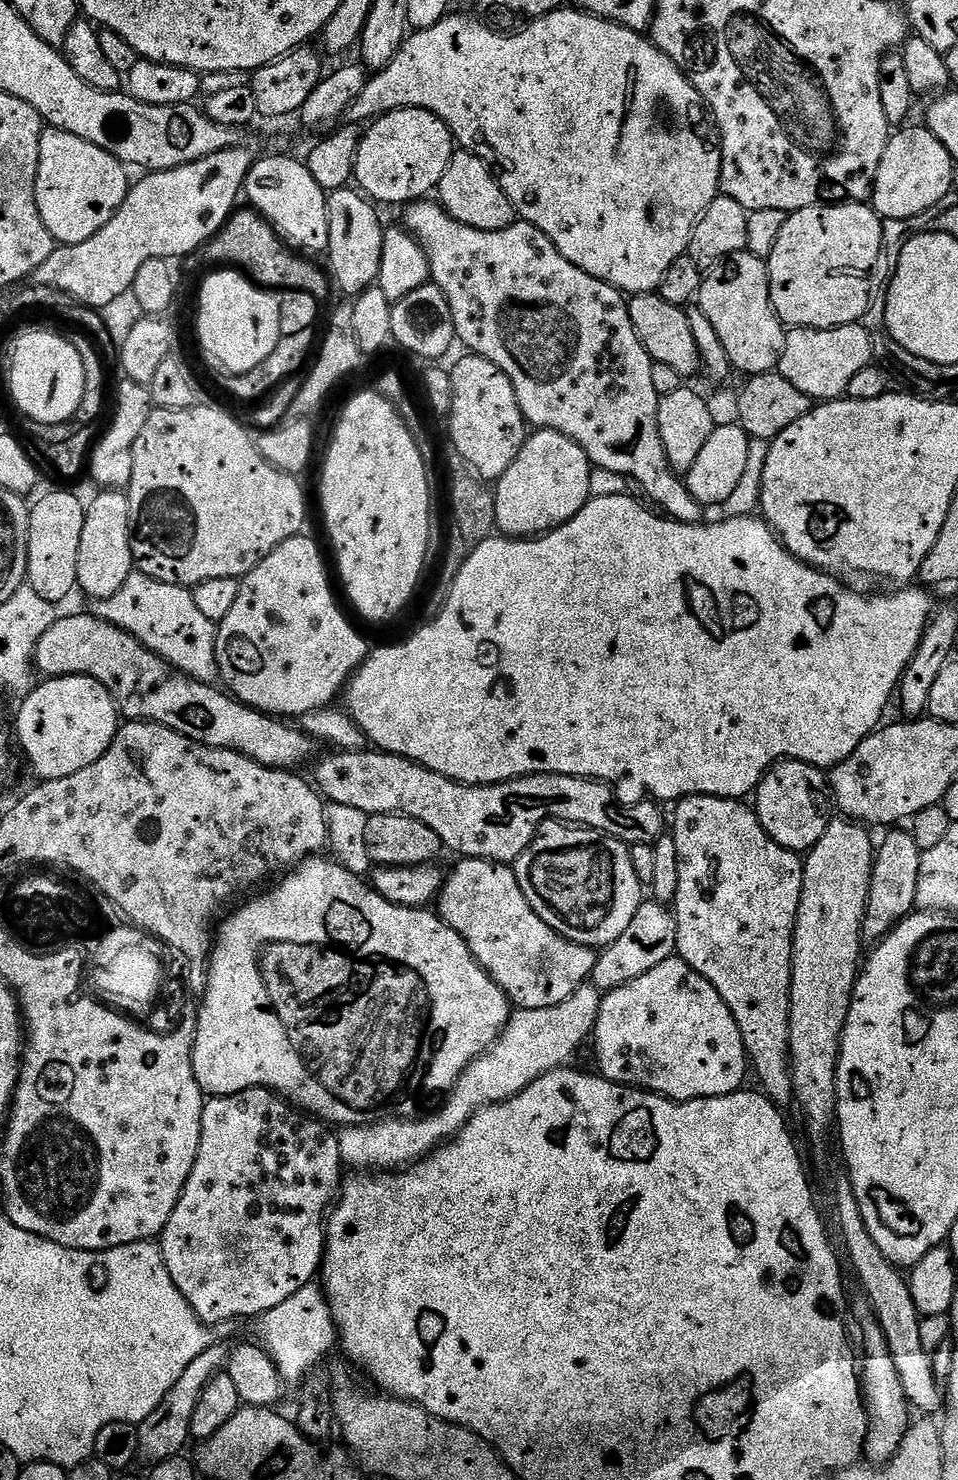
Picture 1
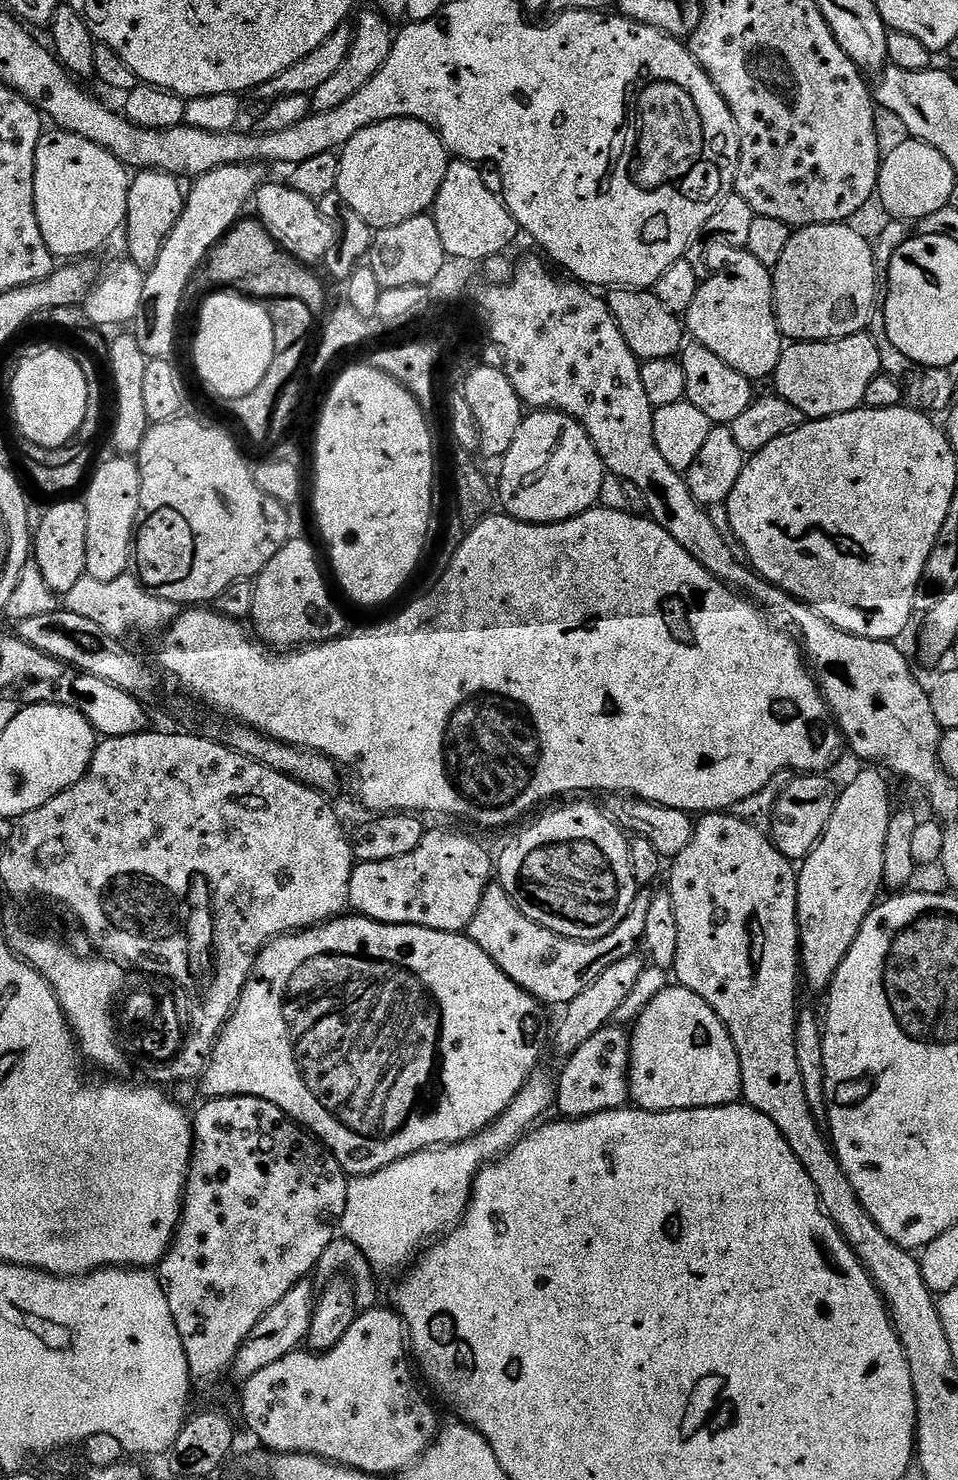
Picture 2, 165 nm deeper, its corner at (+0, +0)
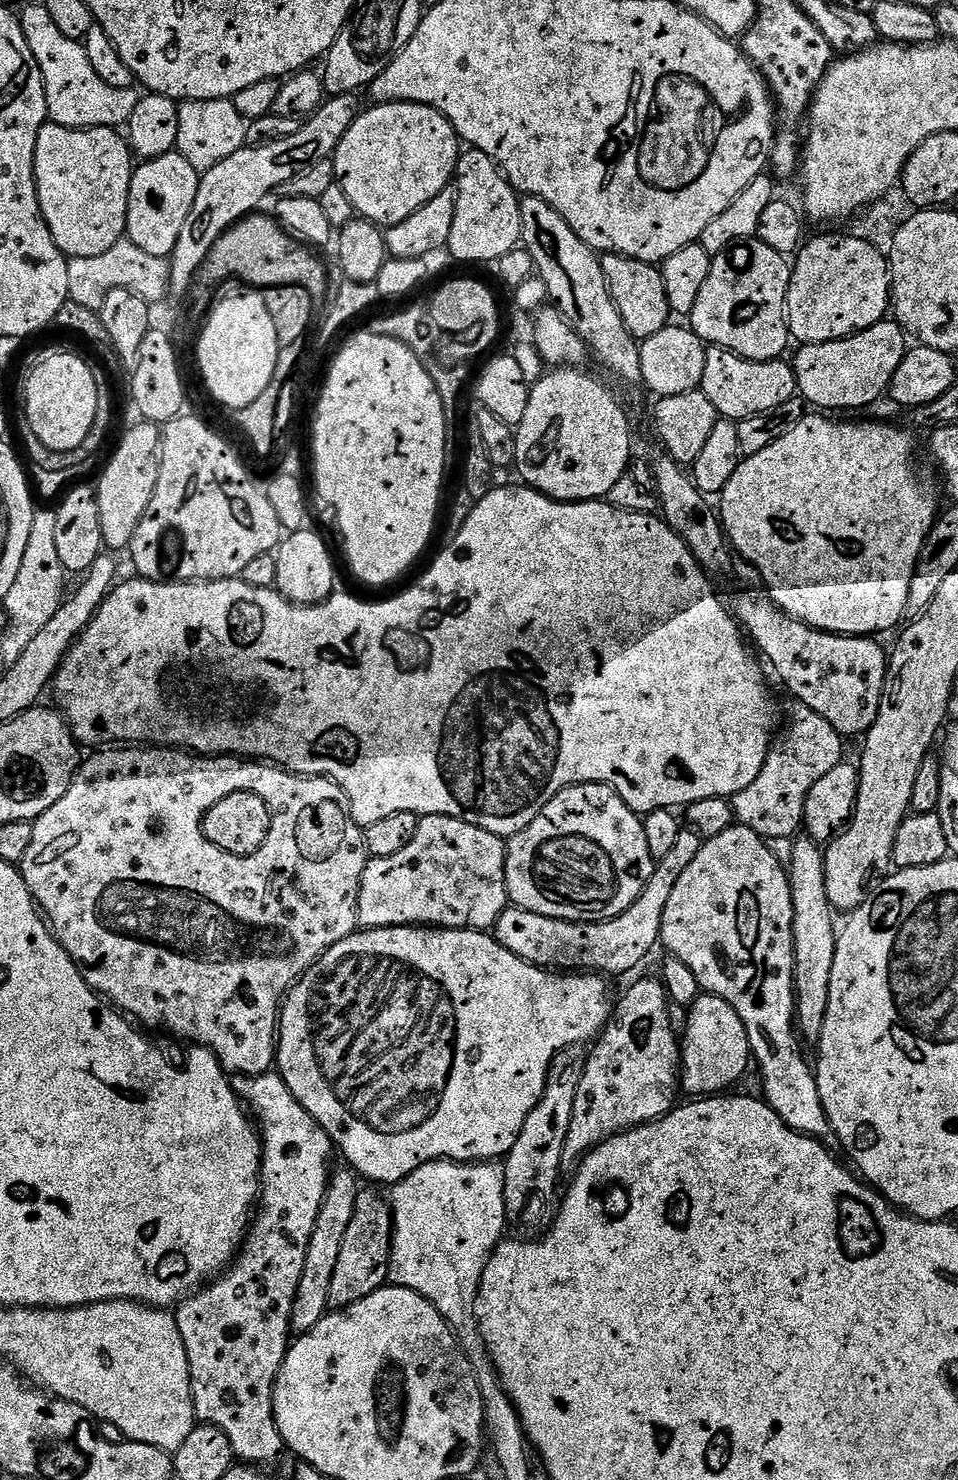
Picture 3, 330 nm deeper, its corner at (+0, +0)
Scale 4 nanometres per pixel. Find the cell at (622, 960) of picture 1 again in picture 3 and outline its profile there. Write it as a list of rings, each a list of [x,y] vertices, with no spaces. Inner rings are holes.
[[[558,1054],[548,1067],[548,1081],[540,1101],[530,1110],[514,1146],[503,1161],[504,1215],[509,1225],[517,1224],[524,1232],[540,1234],[549,1227],[558,1208],[556,1183],[560,1180],[560,1164],[565,1163],[564,1143],[570,1130],[574,1098],[578,1094],[581,1069],[572,1054]]]

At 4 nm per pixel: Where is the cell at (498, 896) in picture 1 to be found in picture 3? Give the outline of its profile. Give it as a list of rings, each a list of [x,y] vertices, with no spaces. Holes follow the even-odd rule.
[[[681,830],[678,838],[674,838],[674,846],[666,858],[655,861],[652,876],[646,882],[642,894],[629,906],[621,916],[612,920],[600,920],[597,924],[581,920],[555,920],[542,914],[527,912],[524,908],[509,906],[498,918],[494,935],[496,941],[510,954],[522,958],[527,964],[534,964],[545,970],[567,970],[572,974],[609,974],[608,972],[628,972],[636,968],[652,952],[652,947],[660,944],[660,927],[662,926],[662,910],[666,910],[666,901],[674,891],[674,882],[682,878],[682,870],[694,862],[694,854],[701,846],[700,836],[691,830]]]

